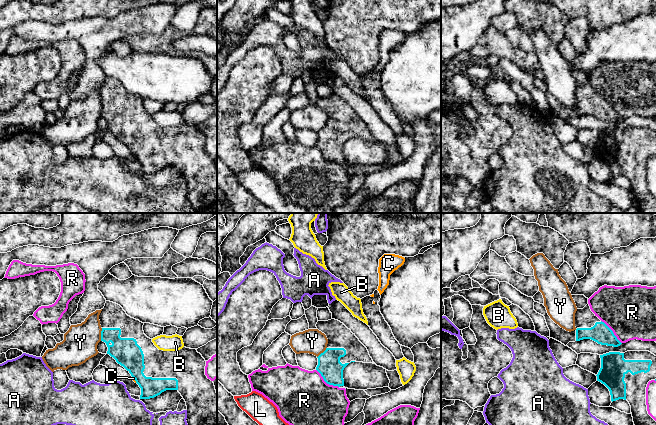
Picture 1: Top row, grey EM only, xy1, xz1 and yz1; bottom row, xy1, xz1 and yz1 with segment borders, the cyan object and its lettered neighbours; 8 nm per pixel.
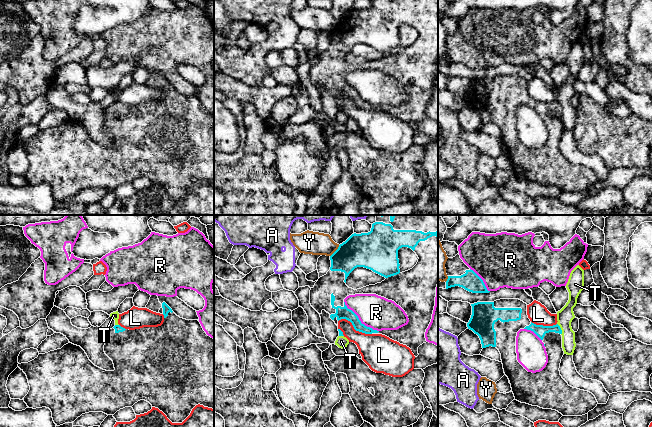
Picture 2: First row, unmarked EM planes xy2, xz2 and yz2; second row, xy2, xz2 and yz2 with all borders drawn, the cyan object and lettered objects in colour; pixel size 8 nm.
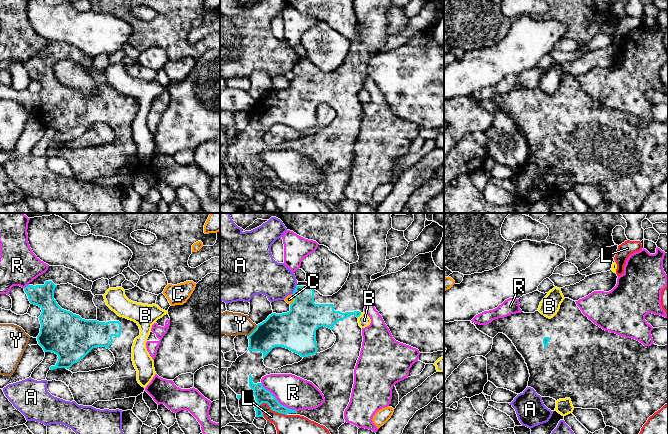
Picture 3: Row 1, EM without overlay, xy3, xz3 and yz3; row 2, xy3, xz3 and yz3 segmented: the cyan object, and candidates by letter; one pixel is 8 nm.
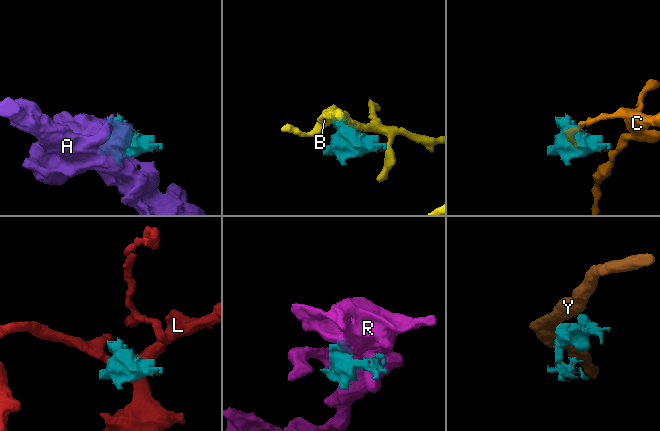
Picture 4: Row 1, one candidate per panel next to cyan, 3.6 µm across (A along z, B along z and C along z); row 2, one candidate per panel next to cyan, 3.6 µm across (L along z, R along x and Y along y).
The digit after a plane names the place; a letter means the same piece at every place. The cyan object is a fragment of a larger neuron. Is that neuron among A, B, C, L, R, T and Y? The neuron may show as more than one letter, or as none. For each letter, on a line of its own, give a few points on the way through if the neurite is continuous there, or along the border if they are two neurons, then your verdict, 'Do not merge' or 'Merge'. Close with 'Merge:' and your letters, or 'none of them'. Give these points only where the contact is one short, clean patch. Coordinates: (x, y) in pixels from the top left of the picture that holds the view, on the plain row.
A: Do not merge
B: Boundary: xz3 (361, 89), (357, 93). Do not merge
C: Boundary: xz3 (293, 70), (294, 77), (290, 81). Do not merge
L: Boundary: xz3 (258, 182), (266, 179), (272, 186), (286, 191). Do not merge
R: Do not merge
T: Boundary: yz2 (557, 99), (561, 110). Do not merge
Y: Do not merge
Merge: none of them

